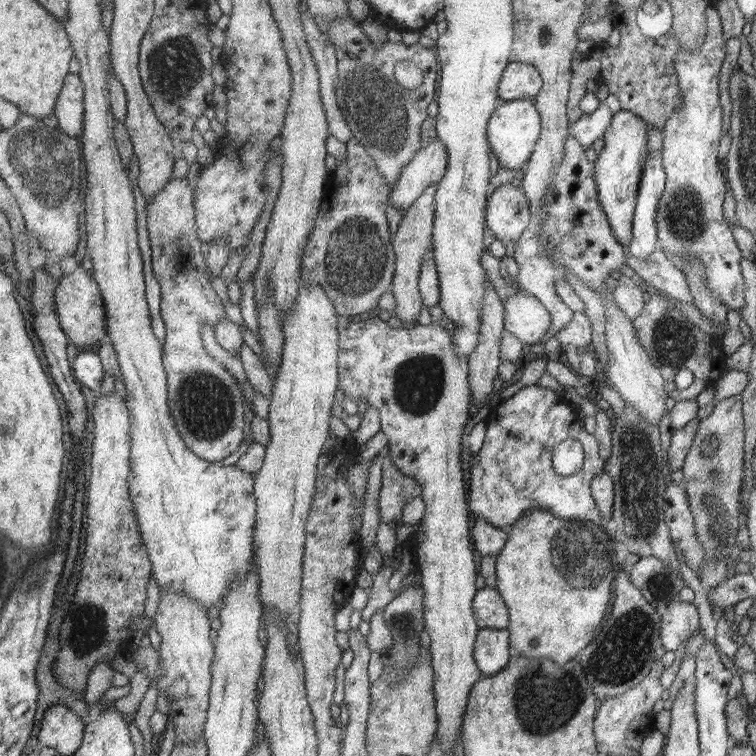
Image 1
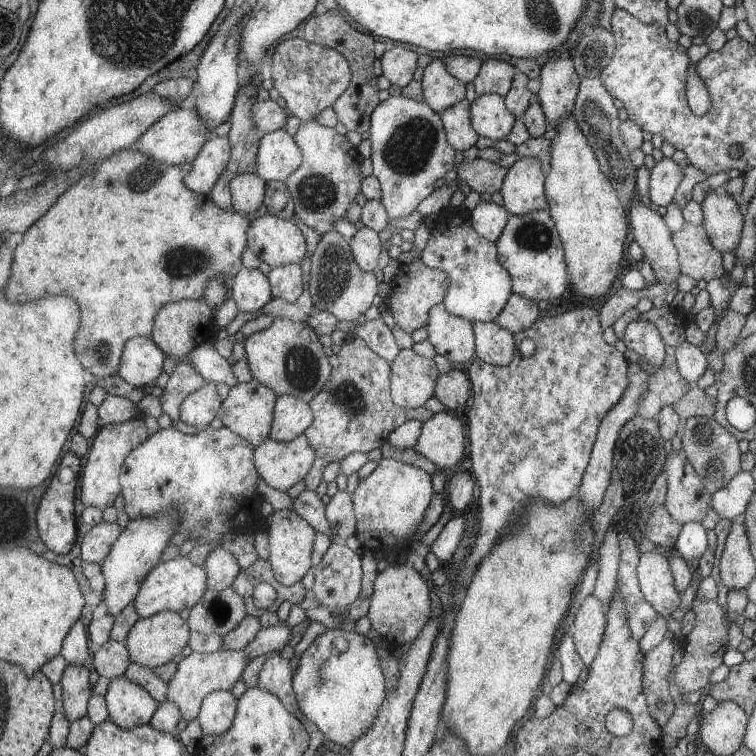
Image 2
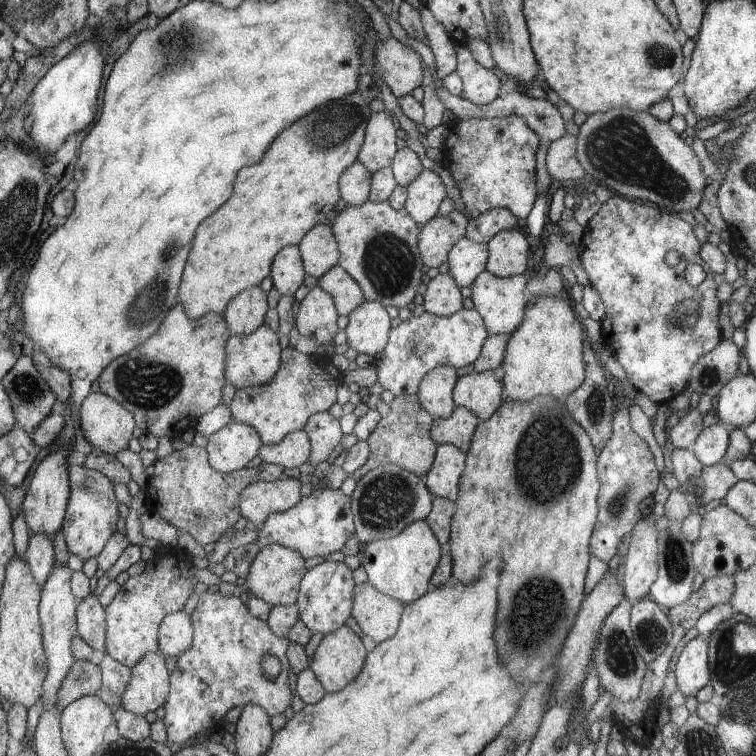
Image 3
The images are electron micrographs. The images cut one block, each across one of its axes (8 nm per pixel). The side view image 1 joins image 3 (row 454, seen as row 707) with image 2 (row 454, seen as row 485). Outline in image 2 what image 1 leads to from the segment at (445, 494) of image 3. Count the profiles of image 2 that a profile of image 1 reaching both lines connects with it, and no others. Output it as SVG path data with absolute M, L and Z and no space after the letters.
M445 410L434 413L422 423L413 449L445 471L464 458L464 444L466 438L462 422Z

